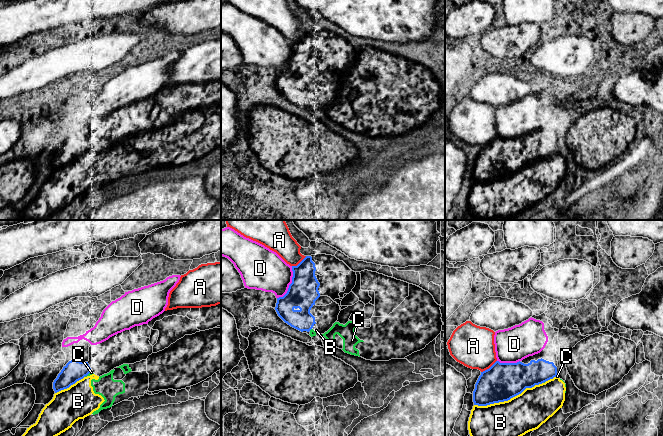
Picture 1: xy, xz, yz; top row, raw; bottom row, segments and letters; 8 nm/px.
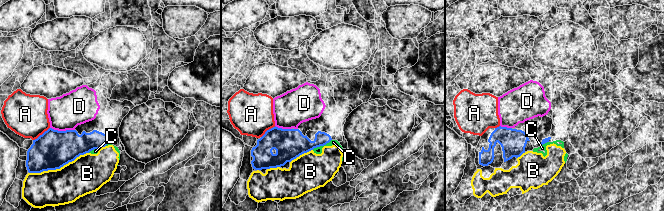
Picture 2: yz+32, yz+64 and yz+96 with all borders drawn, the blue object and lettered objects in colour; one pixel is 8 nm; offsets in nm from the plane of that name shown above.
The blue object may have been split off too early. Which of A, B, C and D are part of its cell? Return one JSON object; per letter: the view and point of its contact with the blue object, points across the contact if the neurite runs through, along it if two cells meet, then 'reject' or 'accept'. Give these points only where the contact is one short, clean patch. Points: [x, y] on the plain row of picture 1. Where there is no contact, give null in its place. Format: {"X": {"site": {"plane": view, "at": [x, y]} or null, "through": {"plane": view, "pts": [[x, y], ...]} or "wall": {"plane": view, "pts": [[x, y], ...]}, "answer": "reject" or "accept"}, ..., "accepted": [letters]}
{"A": {"site": {"plane": "yz", "at": [489, 144]}, "wall": {"plane": "yz", "pts": [[496, 136], [481, 148]]}, "answer": "reject"}, "B": {"site": {"plane": "yz", "at": [508, 175]}, "answer": "reject"}, "C": {"site": {"plane": "xy", "at": [87, 150]}, "answer": "reject"}, "D": {"site": {"plane": "xz", "at": [290, 60]}, "answer": "reject"}, "accepted": []}

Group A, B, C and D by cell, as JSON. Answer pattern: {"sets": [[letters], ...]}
{"sets": [["A"], ["B", "C"], ["D"]]}

